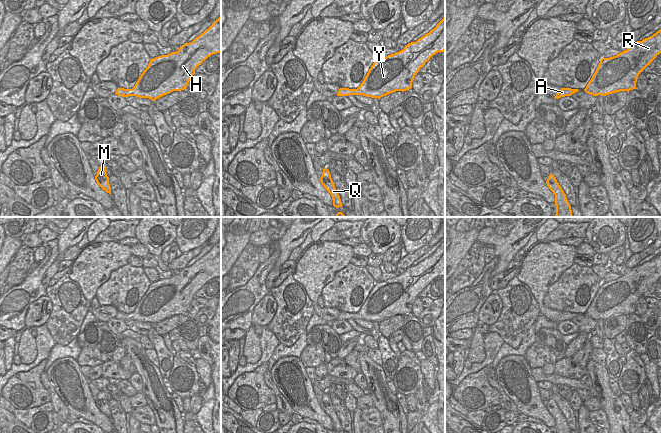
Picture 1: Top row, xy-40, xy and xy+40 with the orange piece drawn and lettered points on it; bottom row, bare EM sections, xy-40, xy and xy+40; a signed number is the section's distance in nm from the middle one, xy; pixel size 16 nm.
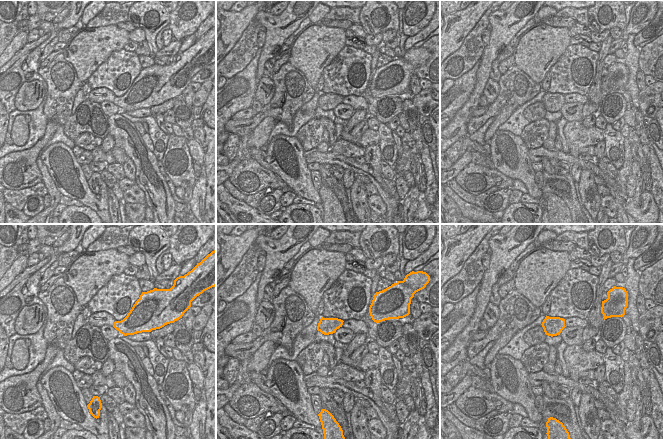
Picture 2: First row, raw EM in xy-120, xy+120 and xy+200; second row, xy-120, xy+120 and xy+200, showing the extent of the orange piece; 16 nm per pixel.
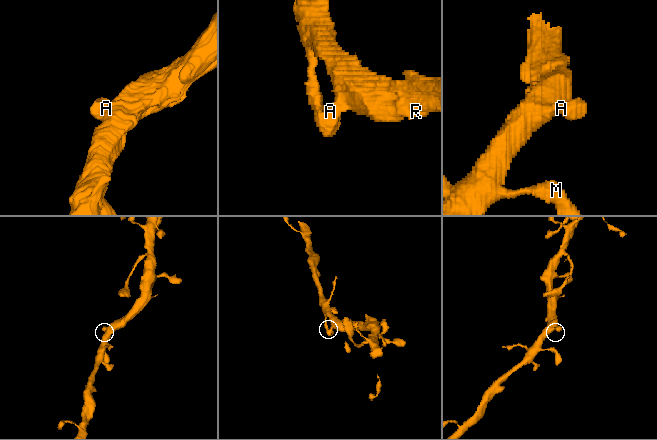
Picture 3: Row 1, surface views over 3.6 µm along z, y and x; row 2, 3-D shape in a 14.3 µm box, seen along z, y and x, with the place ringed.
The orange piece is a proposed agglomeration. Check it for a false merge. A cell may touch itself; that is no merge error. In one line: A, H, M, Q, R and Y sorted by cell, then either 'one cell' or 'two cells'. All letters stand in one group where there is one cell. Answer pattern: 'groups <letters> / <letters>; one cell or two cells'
groups A H M Q R Y; one cell

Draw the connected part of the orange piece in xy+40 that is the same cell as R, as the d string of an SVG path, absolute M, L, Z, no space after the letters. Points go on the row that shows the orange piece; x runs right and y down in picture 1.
M661 29L627 50L602 58L584 91L593 96L636 89L639 74L661 53Z

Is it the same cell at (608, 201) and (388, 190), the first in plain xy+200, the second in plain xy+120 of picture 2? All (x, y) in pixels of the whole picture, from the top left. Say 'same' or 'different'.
different

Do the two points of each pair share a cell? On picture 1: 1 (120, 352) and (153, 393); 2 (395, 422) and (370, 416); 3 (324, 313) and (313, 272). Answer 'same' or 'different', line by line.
1: different
2: different
3: same

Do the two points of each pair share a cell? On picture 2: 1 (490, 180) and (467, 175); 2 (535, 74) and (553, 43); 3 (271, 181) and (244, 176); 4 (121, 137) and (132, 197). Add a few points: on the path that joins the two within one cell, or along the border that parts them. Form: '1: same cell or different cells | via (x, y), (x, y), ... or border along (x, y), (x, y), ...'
1: same cell | via (487, 174), (483, 172), (479, 176), (473, 176)
2: same cell | via (536, 66), (536, 60), (545, 51)
3: same cell | via (264, 178), (251, 178)
4: different cells | border along (136, 183), (144, 194), (146, 204)

